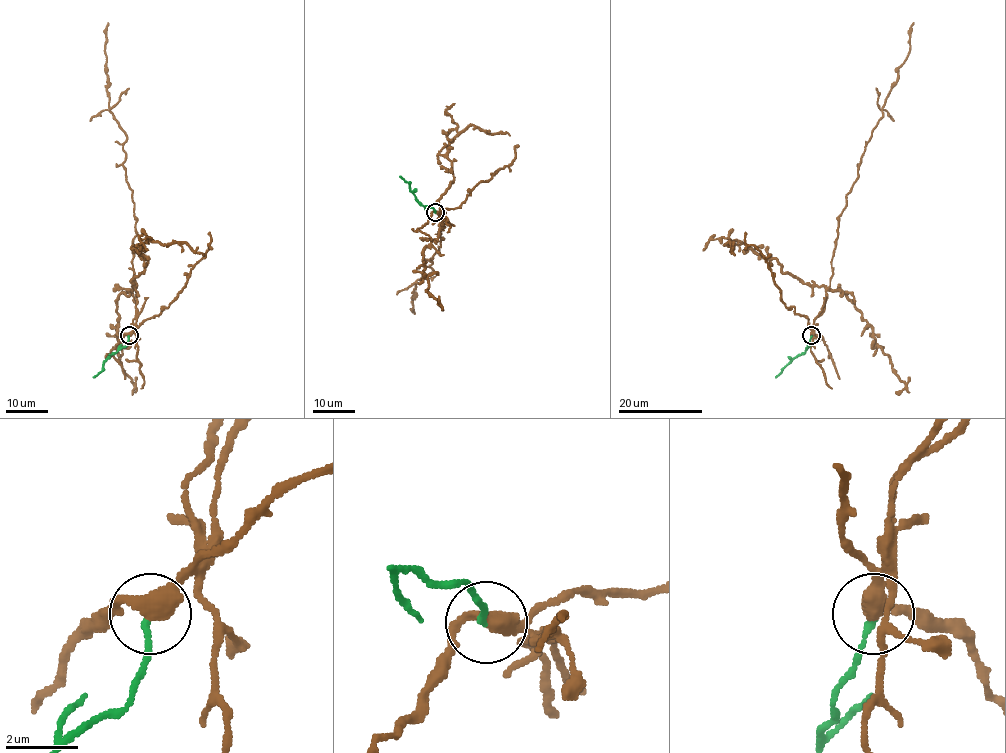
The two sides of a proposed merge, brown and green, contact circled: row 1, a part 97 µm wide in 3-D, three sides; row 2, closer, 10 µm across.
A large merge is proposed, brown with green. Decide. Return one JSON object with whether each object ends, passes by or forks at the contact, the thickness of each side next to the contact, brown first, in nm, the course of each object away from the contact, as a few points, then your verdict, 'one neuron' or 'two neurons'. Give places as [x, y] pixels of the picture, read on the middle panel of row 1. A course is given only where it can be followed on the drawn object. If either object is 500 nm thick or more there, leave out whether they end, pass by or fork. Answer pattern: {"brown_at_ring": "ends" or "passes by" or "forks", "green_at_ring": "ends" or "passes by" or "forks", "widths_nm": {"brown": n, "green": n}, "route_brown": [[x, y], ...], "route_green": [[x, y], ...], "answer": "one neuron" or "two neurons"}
{"brown_at_ring": "passes by", "green_at_ring": "ends", "widths_nm": {"brown": 420, "green": 160}, "route_brown": [[435, 212], [442, 217], [443, 230], [438, 231], [441, 246], [430, 260], [433, 271], [413, 290], [414, 314]], "route_green": [[435, 212], [433, 207], [422, 205], [410, 190], [410, 184], [399, 176]], "answer": "two neurons"}

